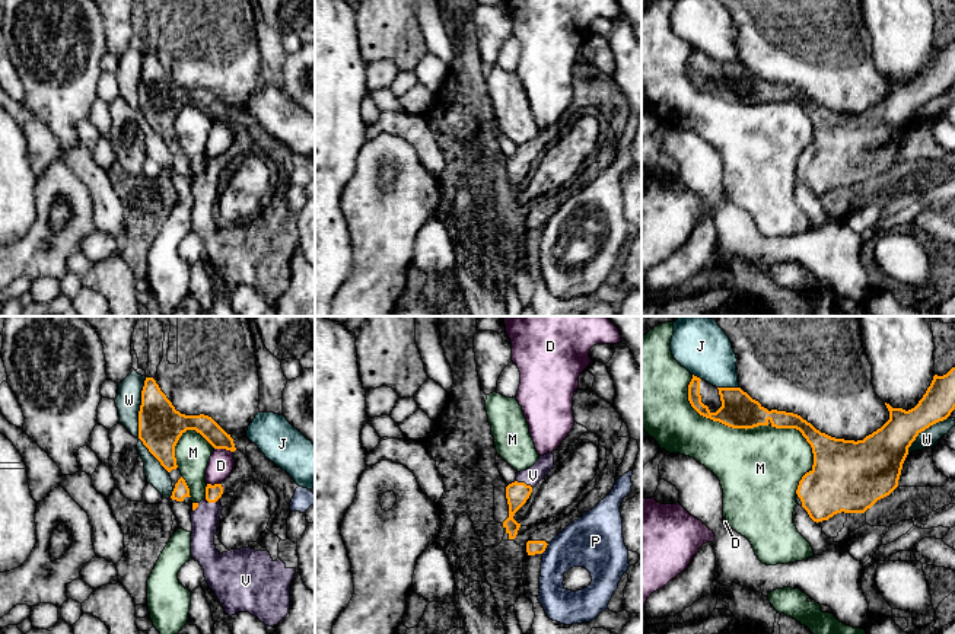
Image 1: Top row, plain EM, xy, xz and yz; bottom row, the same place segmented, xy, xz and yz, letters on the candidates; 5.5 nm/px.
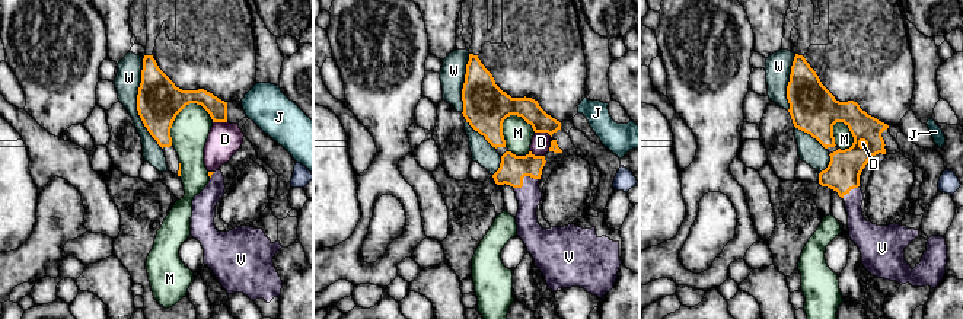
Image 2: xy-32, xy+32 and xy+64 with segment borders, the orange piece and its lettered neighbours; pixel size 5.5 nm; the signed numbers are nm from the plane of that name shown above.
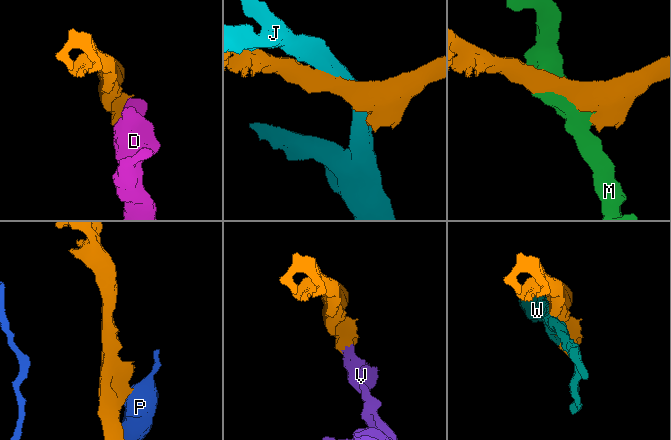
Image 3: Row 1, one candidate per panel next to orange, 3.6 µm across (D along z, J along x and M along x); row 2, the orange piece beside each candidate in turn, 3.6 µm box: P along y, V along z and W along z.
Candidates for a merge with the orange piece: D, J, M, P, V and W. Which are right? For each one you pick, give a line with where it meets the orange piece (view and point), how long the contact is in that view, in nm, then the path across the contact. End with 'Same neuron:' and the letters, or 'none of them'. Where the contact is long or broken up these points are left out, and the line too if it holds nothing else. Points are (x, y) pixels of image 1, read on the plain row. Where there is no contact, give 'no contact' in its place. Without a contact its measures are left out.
V: xz (525, 158) | 100 nm | across xz (516, 166), (525, 158), (532, 149)
Same neuron: V

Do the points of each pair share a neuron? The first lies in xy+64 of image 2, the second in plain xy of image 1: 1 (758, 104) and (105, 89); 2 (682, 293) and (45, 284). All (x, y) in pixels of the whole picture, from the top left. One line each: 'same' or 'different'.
1: different
2: same

